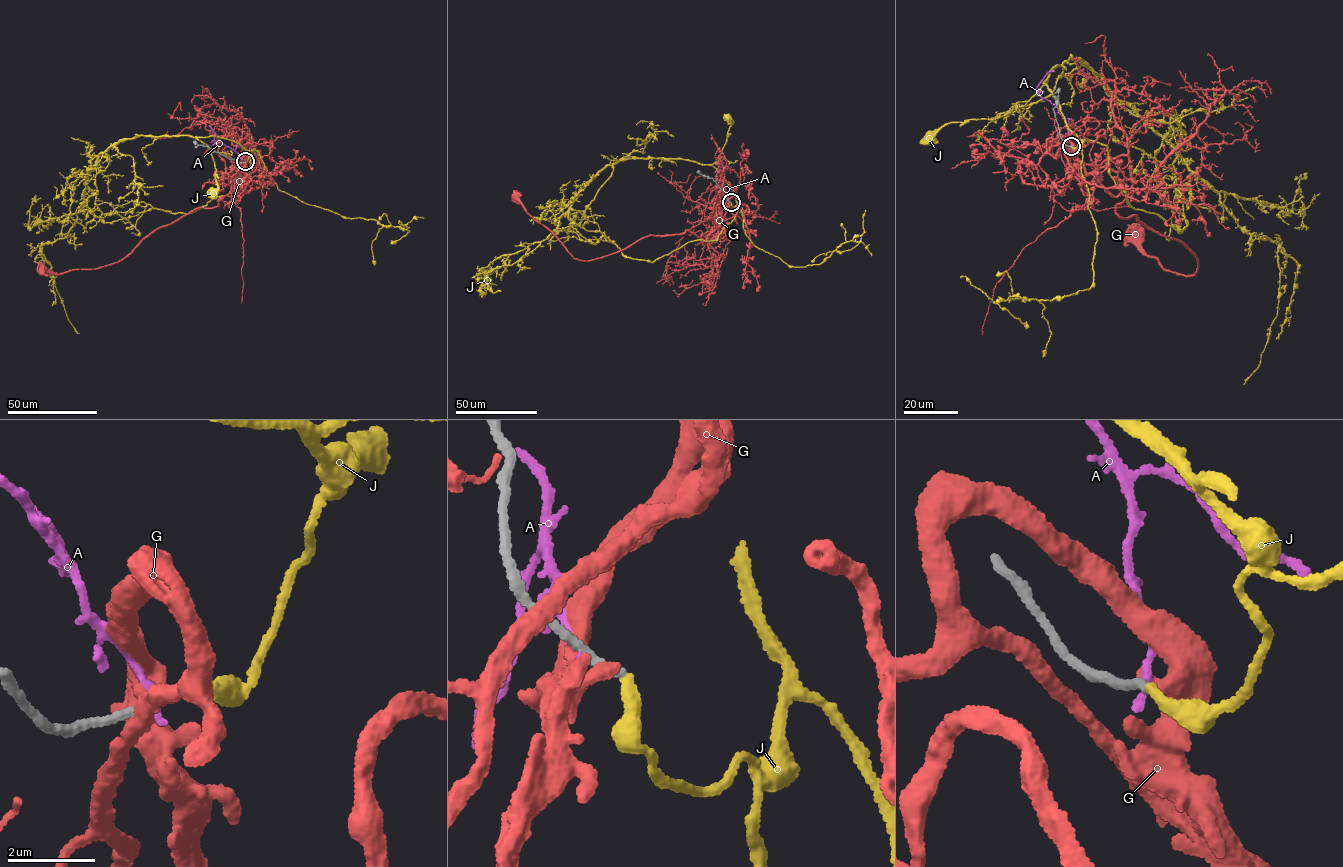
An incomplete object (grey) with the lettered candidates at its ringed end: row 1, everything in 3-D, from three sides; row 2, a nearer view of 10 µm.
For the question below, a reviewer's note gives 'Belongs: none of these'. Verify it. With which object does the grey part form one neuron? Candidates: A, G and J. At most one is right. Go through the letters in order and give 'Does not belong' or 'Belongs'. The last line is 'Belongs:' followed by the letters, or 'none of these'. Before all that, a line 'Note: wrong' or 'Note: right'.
Note: wrong
A: Does not belong
G: Does not belong
J: Belongs
Belongs: J

